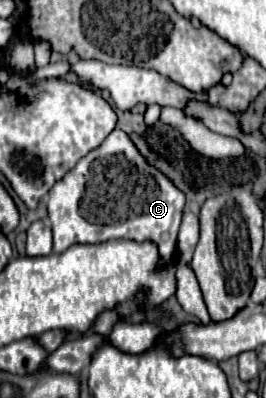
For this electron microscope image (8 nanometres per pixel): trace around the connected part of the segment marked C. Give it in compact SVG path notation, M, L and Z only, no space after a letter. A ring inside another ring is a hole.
M114 128L96 150L90 150L48 192L48 218L52 222L54 252L64 252L72 244L150 240L160 252L158 266L168 266L176 256L184 204L184 192L140 154L124 130Z

